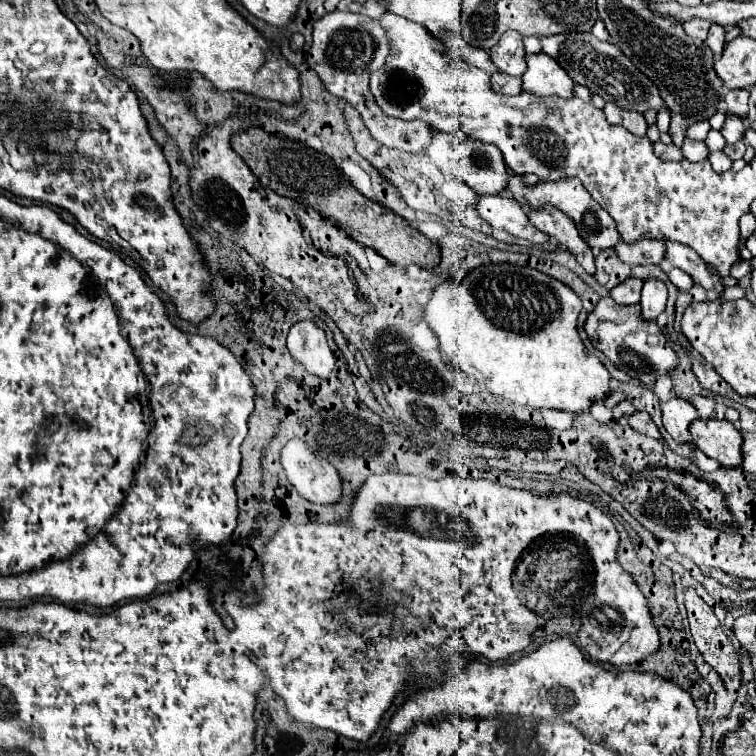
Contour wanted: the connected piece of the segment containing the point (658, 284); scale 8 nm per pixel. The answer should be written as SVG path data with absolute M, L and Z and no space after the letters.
M649 278L643 286L643 292L641 292L643 318L655 320L665 310L665 302L667 302L667 286L657 278Z

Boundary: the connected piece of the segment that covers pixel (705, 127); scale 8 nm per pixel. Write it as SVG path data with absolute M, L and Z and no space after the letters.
M703 120L692 124L686 130L686 138L690 140L705 140L708 132L711 130L711 126L708 120Z

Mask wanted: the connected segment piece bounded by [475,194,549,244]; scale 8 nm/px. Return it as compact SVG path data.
M511 194L499 196L481 196L481 202L475 206L481 218L493 228L507 230L509 234L529 240L531 244L545 244L549 240L547 234L539 232L527 218L523 206L515 202Z

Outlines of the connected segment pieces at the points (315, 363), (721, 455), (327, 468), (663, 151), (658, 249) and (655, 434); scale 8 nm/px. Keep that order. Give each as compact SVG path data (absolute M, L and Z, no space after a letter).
M301 320L291 326L287 348L291 356L307 368L307 372L319 378L329 376L335 366L335 358L327 346L325 332L313 320Z
M695 420L691 424L691 438L699 446L699 450L703 450L709 458L715 458L721 466L735 468L741 464L743 436L739 430L735 430L735 426L731 422L727 422L727 420Z
M291 440L281 450L281 464L289 482L309 502L331 506L341 498L341 476L303 440Z
M659 140L659 142L653 144L653 148L655 148L655 154L657 154L661 160L683 160L681 148L677 148L675 144L667 146L667 144L663 144L663 142Z
M623 240L615 246L619 258L627 264L661 264L665 258L663 240L639 240L639 244L623 244Z
M635 412L633 416L629 416L629 418L627 418L627 422L629 422L629 426L631 426L635 432L639 432L639 434L651 436L651 438L655 438L655 440L659 440L659 438L661 438L661 434L659 434L657 426L653 424L651 416L647 416L647 412Z

